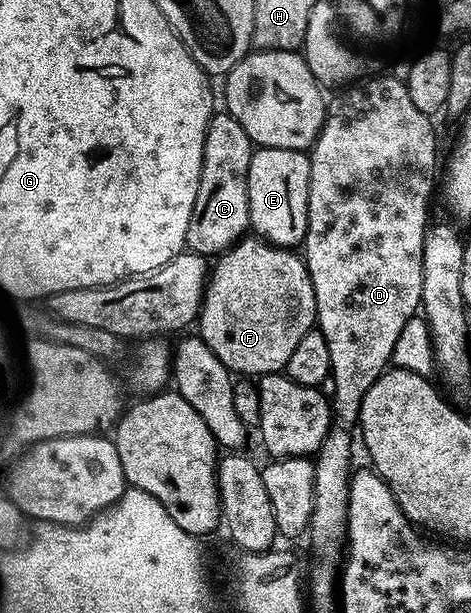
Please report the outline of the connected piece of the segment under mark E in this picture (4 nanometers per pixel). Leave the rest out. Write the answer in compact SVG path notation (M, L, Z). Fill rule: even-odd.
M257 147L249 166L250 228L265 242L272 243L274 247L293 249L304 244L308 212L308 154L278 147Z

